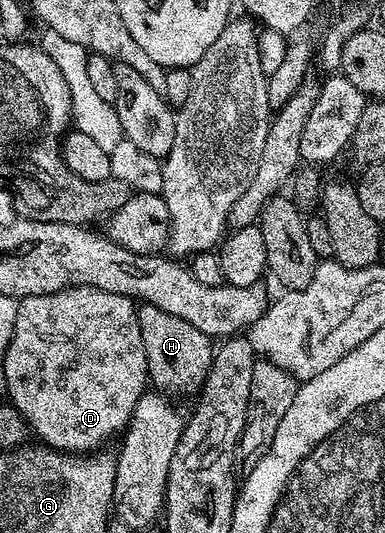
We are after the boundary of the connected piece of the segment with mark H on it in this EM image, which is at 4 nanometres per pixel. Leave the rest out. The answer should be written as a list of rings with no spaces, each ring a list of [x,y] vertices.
[[[152,308],[147,312],[141,322],[143,360],[150,380],[156,385],[154,387],[166,393],[185,392],[192,387],[195,390],[200,389],[206,382],[214,358],[215,344],[212,337],[203,334],[182,318],[169,315],[168,312]]]

